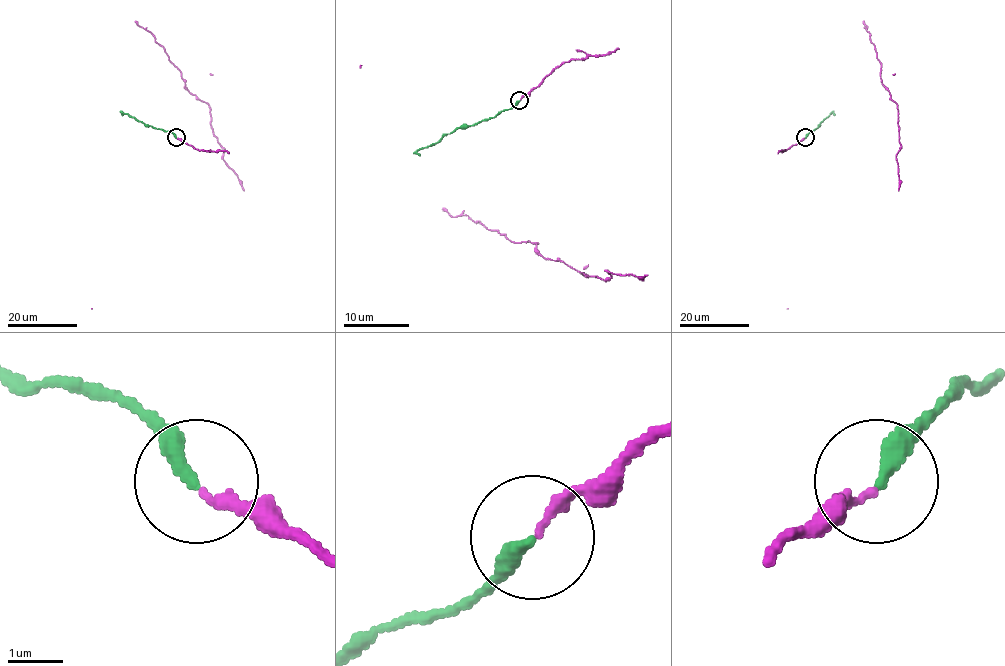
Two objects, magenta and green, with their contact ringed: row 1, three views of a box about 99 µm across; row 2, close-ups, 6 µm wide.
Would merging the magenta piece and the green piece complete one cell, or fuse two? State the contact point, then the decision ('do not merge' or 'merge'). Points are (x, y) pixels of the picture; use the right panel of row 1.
place (805, 137); merge

